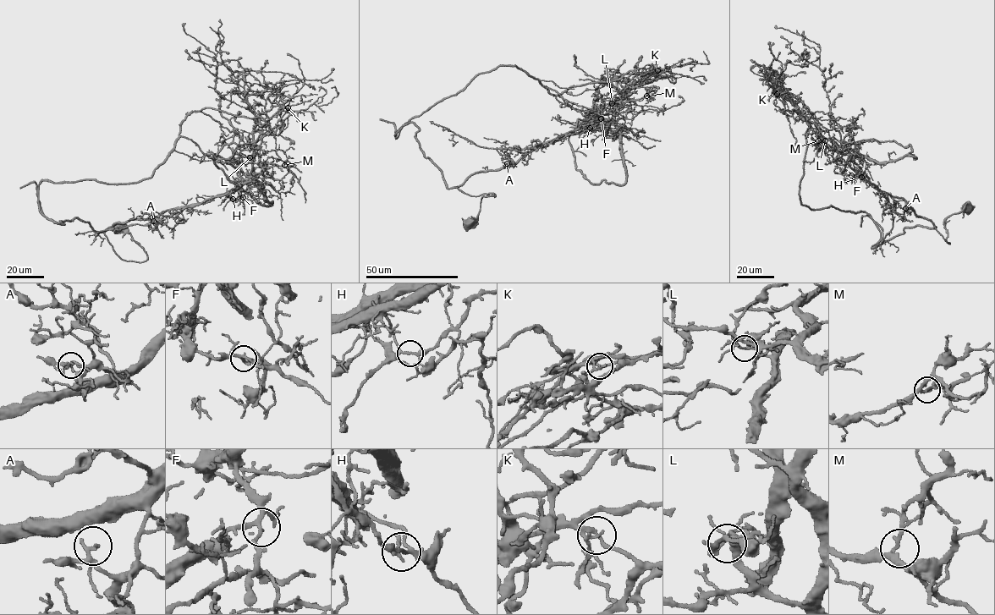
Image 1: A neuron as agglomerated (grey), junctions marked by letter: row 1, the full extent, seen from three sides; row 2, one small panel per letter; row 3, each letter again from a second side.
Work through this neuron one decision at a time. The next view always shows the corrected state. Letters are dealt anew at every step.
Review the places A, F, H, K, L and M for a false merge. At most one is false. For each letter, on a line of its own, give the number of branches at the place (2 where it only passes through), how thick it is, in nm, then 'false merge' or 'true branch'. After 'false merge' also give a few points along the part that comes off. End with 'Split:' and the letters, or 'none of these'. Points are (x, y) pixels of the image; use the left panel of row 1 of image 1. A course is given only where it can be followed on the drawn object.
A: 3 branches meet; 180 nm thick; true branch
F: 3 branches meet; 200 nm thick; true branch
H: 3 branches meet; 160 nm thick; true branch
K: 3 branches meet; 160 nm thick; false merge; foreign part runs (288, 107), (279, 109), (269, 120), (269, 130), (256, 151), (261, 171), (252, 179), (149, 223), (78, 233)
L: 3 branches meet; 140 nm thick; true branch
M: 3 branches meet; 180 nm thick; true branch
Split: K

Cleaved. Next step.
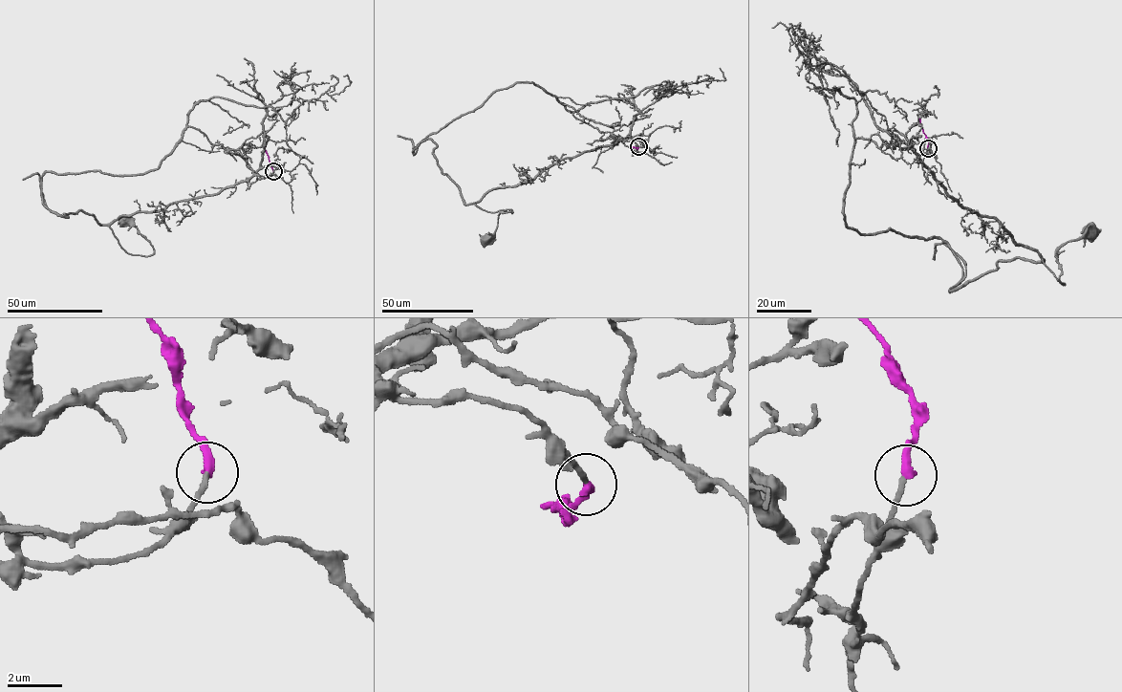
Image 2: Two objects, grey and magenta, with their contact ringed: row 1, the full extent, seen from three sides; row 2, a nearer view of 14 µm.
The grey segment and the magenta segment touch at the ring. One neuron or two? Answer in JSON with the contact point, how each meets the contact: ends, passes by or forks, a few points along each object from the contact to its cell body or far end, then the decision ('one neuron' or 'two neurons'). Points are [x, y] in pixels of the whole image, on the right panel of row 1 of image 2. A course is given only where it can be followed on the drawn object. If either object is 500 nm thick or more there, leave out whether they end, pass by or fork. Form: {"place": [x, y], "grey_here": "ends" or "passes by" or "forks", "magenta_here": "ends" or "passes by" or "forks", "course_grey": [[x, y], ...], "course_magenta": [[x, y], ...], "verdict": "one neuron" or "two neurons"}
{"place": [928, 148], "grey_here": "ends", "magenta_here": "ends", "course_grey": [[927, 148], [918, 162], [949, 195], [994, 218], [1063, 284], [1056, 249], [1091, 231]], "course_magenta": [[927, 148], [928, 140], [918, 118]], "verdict": "one neuron"}

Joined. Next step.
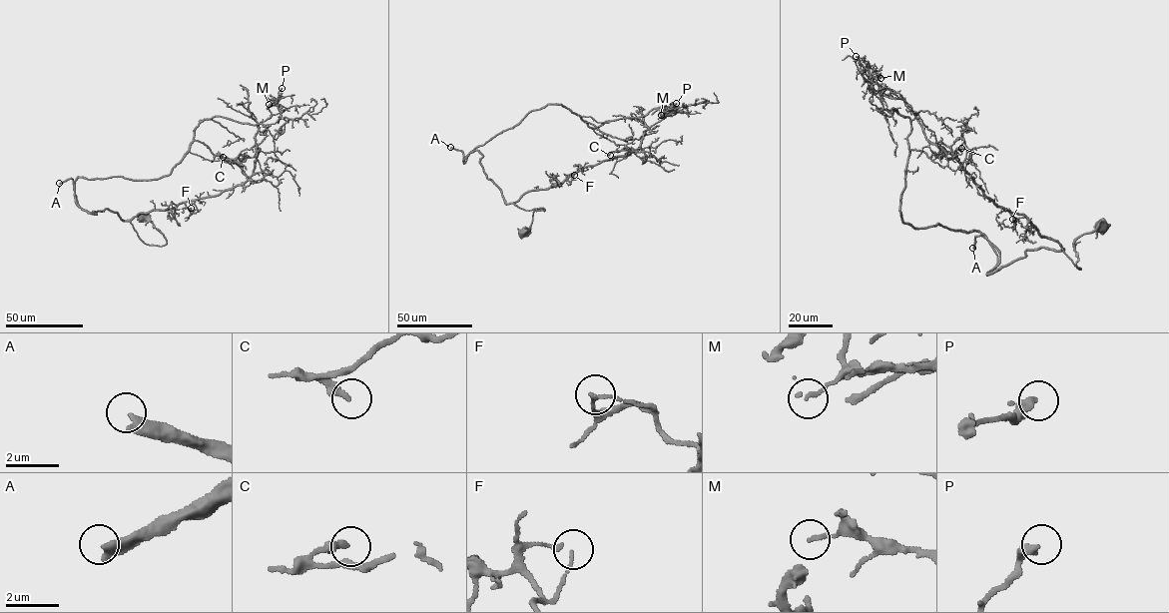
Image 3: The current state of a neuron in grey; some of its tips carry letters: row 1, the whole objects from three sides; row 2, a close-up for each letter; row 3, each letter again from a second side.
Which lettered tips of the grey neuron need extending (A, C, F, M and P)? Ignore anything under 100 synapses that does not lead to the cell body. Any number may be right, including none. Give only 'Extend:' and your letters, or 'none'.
Extend: A

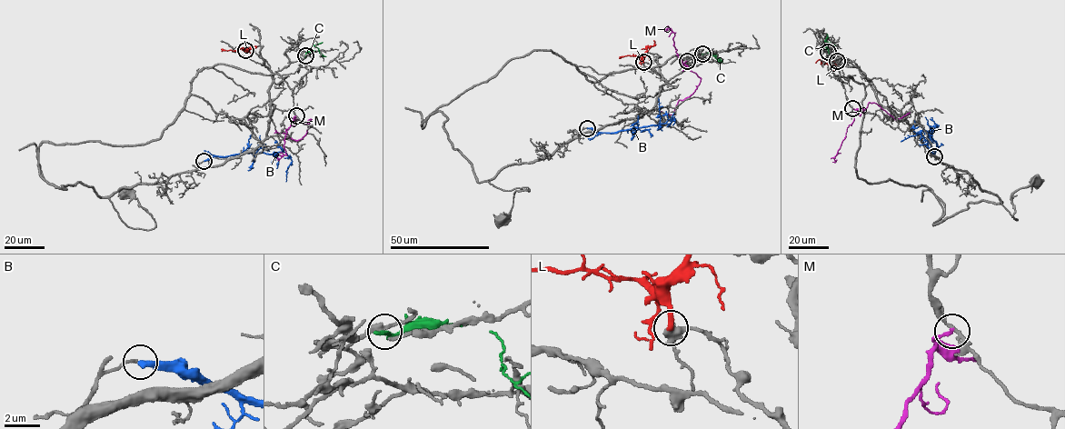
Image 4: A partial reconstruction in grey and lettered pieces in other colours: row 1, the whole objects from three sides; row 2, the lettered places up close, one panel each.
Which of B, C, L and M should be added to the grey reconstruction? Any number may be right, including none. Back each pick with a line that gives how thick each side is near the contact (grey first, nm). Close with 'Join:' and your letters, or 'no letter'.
Join: no letter

